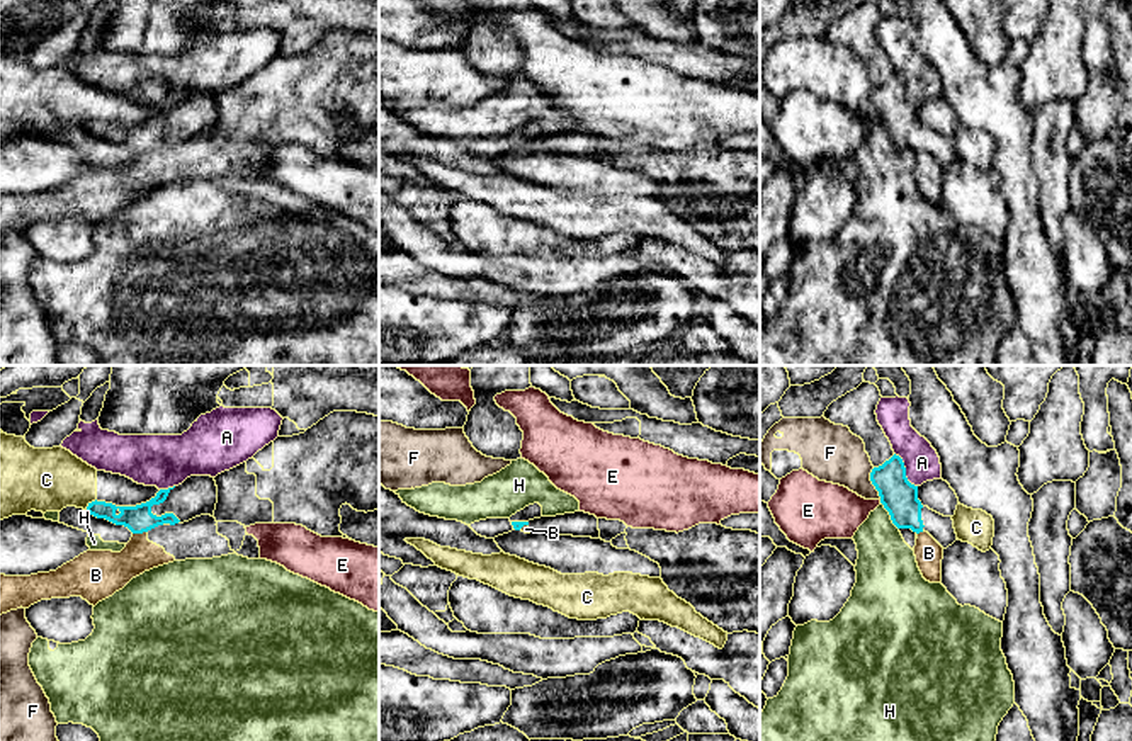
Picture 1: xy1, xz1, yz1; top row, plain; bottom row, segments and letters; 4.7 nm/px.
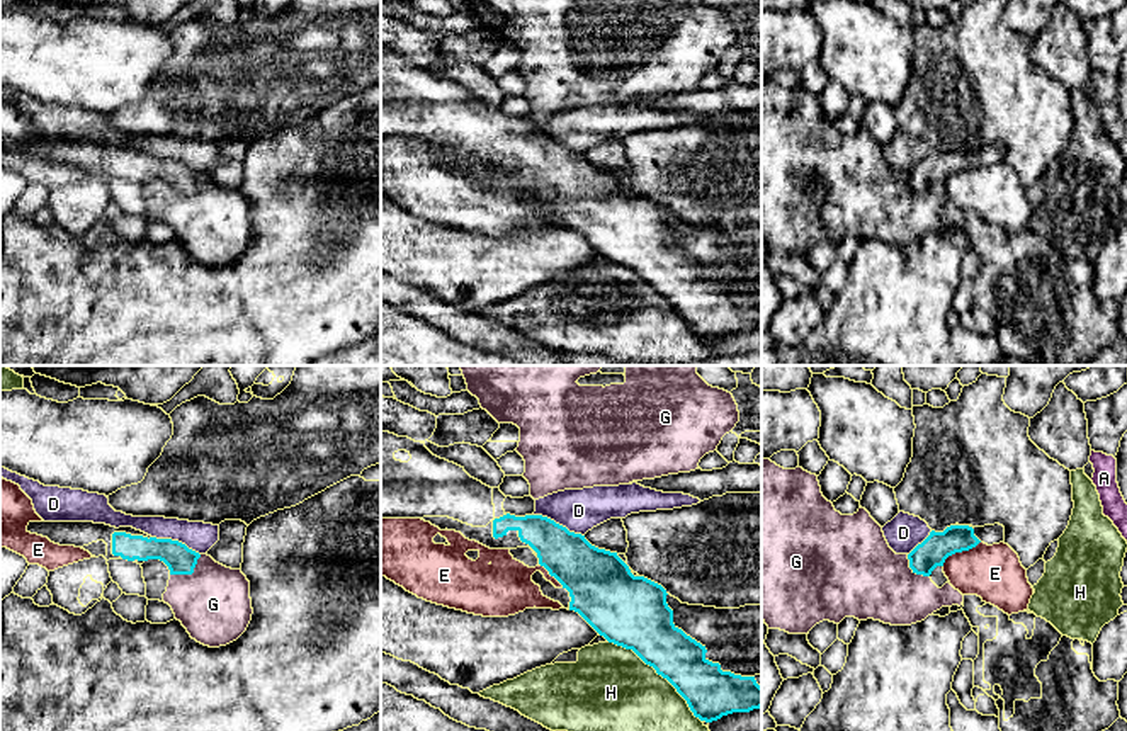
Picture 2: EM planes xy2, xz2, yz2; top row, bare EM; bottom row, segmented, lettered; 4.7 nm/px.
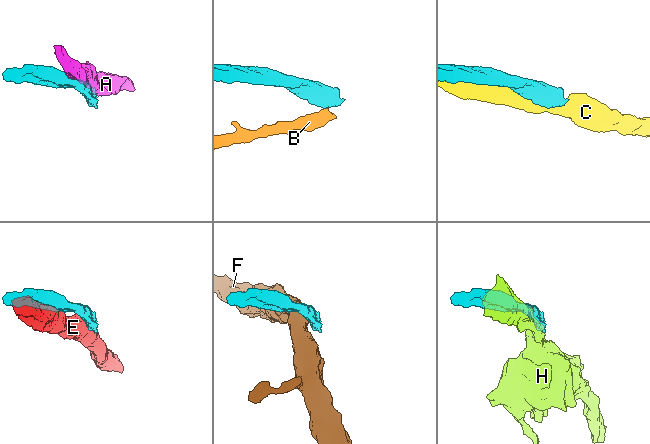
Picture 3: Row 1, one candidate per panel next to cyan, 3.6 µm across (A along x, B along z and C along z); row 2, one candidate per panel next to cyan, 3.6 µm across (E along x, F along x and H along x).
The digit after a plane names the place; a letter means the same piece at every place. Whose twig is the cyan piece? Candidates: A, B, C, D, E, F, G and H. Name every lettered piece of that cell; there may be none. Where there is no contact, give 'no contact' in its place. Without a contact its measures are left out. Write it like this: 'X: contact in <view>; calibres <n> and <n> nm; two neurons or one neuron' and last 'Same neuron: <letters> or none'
A: contact in yz1; calibres 170 and 170 nm; two neurons
B: contact in xy1; calibres 130 and 200 nm; two neurons
C: contact in xy1; calibres 130 and 300 nm; two neurons
D: contact in xz2; calibres 240 and 200 nm; two neurons
E: contact in yz2; calibres 140 and 260 nm; two neurons
F: contact in yz1; calibres 170 and 280 nm; two neurons
G: contact in xy2; calibres 140 and 360 nm; two neurons
H: contact in xz2; calibres 280 and 400 nm; two neurons
Same neuron: none

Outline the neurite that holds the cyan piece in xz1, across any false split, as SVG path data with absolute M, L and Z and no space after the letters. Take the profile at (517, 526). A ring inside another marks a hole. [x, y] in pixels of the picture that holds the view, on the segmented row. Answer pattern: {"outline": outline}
{"outline": "M512 522L512 525L512 532L495 537L498 547L505 554L551 568L561 574L598 573L608 576L632 573L661 578L658 563L636 551L617 549L612 542L558 534L525 534L520 529L529 522Z"}

